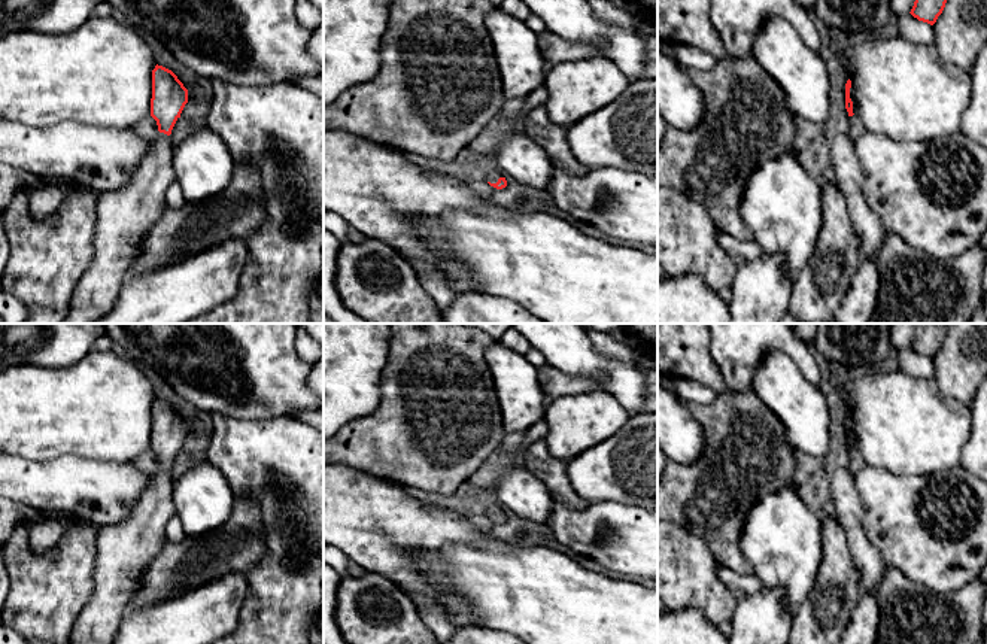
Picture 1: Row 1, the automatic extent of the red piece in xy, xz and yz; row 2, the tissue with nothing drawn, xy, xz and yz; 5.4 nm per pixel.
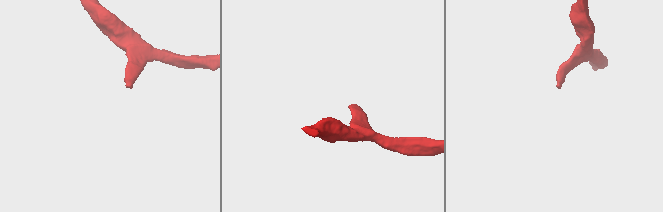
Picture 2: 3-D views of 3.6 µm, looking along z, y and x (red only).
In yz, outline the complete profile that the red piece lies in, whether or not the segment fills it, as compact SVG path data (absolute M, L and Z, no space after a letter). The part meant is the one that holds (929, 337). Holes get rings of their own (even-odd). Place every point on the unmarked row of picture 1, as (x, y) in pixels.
M915 323L911 349L933 359L942 347L951 323Z

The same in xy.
M157 398L152 404L151 450L157 455L161 468L152 474L151 484L139 496L131 516L125 522L113 528L95 529L95 587L89 602L75 622L69 644L112 644L116 640L130 602L140 587L142 574L161 552L167 540L165 525L176 514L173 482L168 470L186 437L188 423L183 417L171 404Z

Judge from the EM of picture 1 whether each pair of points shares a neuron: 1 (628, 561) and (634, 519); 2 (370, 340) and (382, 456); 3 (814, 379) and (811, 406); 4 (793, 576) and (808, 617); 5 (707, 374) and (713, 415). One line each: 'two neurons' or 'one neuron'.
1: one neuron
2: two neurons
3: two neurons
4: two neurons
5: two neurons

